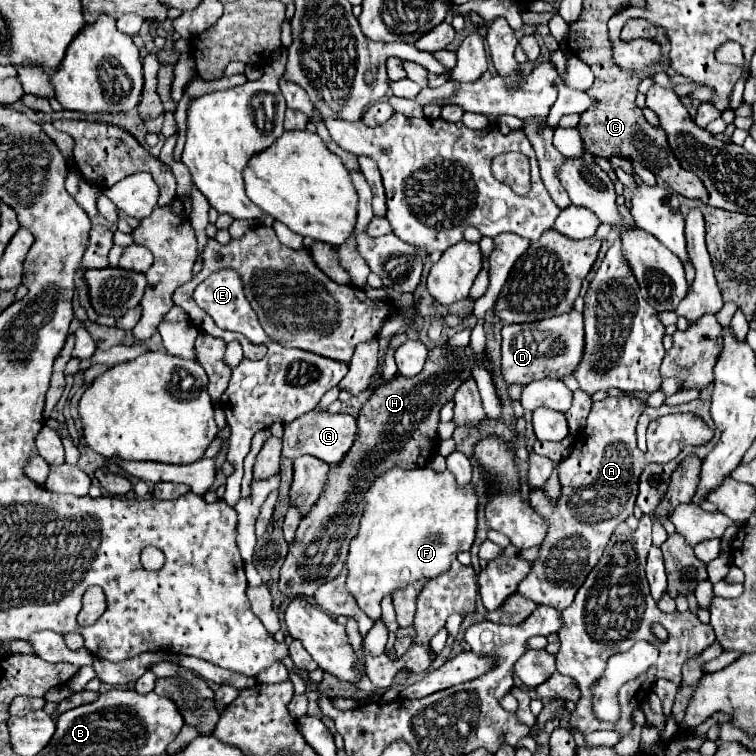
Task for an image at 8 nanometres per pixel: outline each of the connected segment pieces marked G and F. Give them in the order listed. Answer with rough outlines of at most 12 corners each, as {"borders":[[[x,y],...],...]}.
{"borders":[[[319,406],[285,424],[283,458],[339,464],[357,420]],[[393,468],[365,492],[345,588],[373,620],[469,550],[477,496]]]}

